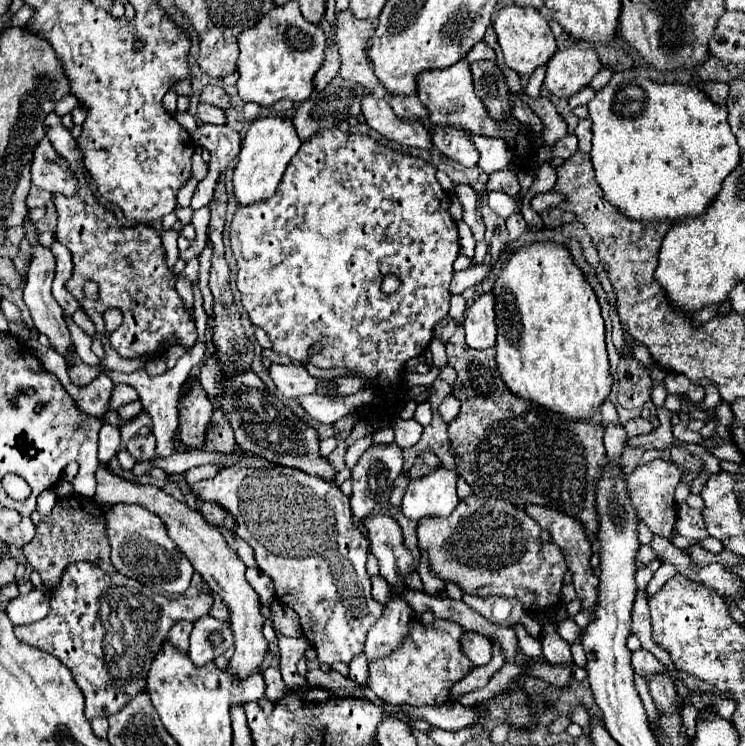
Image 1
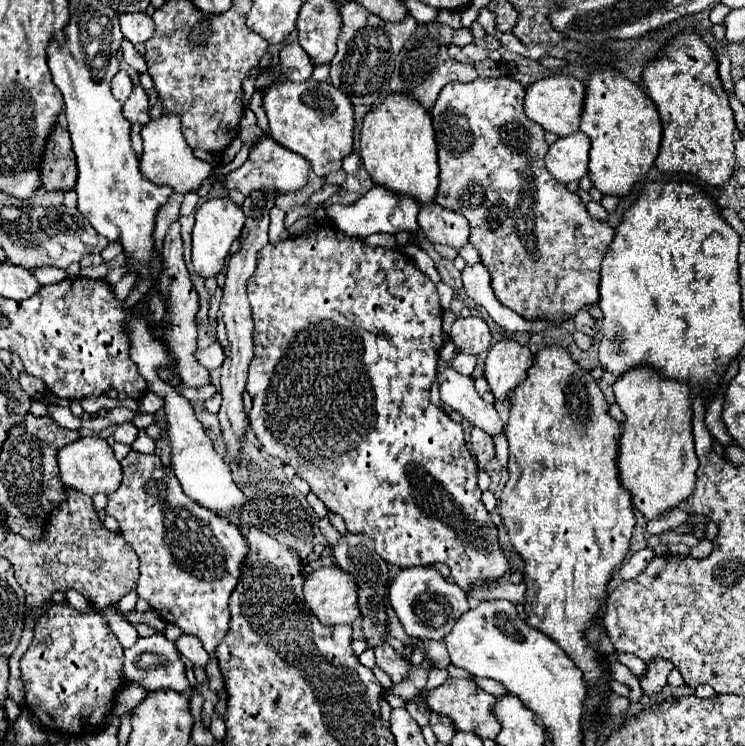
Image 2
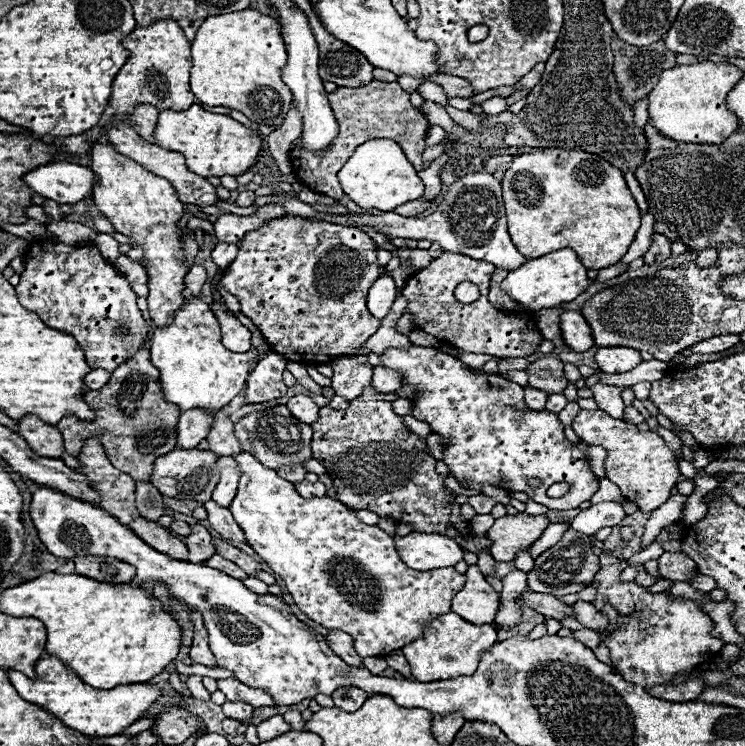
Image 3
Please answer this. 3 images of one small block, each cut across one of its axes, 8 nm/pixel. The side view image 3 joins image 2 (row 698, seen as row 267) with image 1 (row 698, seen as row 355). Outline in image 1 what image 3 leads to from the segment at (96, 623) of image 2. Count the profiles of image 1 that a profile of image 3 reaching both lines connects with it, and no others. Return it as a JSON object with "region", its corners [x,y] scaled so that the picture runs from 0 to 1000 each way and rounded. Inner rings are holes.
{"region":[[[99,753],[86,764],[81,783],[67,791],[64,826],[59,826],[56,831],[43,834],[38,839],[19,842],[19,850],[24,858],[75,879],[97,901],[99,914],[105,917],[107,928],[115,936],[113,957],[118,965],[126,965],[132,960],[145,962],[145,960],[161,954],[172,938],[191,930],[196,925],[199,898],[201,898],[209,877],[215,874],[228,842],[239,831],[263,834],[263,828],[271,828],[274,823],[279,823],[279,815],[285,810],[285,802],[279,794],[271,794],[260,802],[250,802],[250,799],[220,802],[220,799],[199,794],[196,786],[188,786],[185,780],[180,780],[174,775],[166,775],[161,783],[158,780],[161,780],[158,772],[153,777],[148,769],[142,769],[140,764],[134,764],[126,756]]]}

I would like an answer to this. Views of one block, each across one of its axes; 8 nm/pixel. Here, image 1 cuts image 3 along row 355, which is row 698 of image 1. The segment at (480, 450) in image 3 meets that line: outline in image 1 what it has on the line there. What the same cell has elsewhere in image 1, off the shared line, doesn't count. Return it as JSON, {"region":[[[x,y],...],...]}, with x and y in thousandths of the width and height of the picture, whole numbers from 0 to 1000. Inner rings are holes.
{"region":[[[591,828],[585,831],[583,842],[572,842],[566,834],[550,834],[550,842],[550,855],[545,855],[534,871],[529,871],[521,882],[497,890],[494,920],[521,944],[593,944],[604,936],[601,922],[636,895],[617,874],[617,855],[623,842],[612,834]]]}

